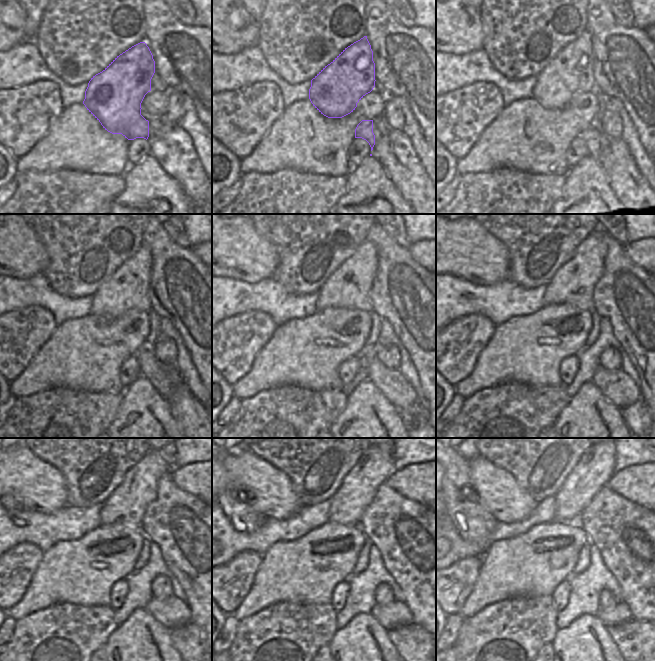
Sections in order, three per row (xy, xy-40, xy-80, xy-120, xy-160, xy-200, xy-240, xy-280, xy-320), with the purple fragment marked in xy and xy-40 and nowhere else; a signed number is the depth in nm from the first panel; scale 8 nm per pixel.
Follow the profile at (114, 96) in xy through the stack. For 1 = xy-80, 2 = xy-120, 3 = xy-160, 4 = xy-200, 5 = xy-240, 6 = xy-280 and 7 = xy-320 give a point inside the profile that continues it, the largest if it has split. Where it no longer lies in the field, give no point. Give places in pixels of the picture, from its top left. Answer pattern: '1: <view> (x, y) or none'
1: xy-80 (571, 72)
2: xy-120 (127, 289)
3: xy-160 (349, 286)
4: xy-200 (574, 283)
5: xy-240 (126, 505)
6: xy-280 (358, 489)
7: xy-320 (596, 467)

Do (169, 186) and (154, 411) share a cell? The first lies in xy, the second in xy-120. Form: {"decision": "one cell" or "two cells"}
{"decision": "one cell"}

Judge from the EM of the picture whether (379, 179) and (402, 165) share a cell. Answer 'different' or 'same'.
different

